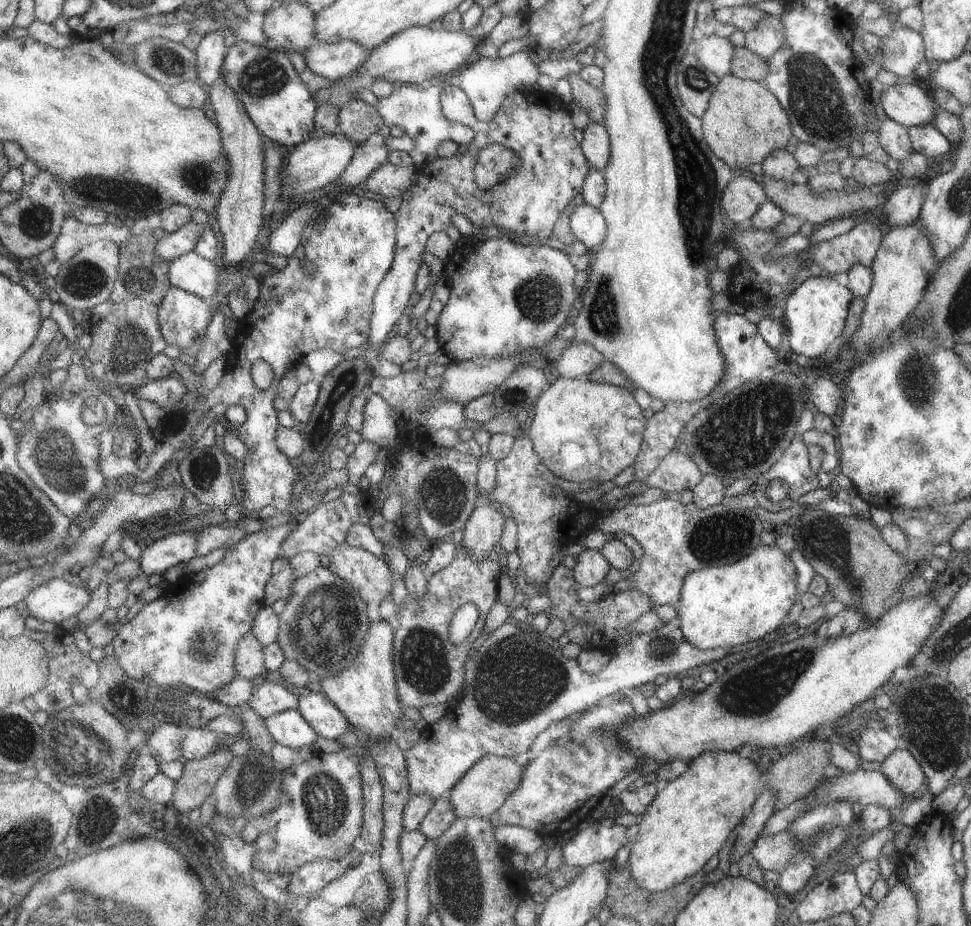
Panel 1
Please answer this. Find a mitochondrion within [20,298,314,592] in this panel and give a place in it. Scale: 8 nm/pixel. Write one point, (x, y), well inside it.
(55, 451)

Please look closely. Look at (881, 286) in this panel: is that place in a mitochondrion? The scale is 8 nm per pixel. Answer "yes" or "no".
no

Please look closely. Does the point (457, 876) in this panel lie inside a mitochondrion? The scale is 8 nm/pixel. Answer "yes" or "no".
yes

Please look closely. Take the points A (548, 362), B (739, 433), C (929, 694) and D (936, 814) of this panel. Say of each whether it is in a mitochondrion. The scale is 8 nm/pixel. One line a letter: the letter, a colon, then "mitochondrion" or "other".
A: other
B: mitochondrion
C: mitochondrion
D: other

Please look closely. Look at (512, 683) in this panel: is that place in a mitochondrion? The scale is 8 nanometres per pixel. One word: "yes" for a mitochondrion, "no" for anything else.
yes

